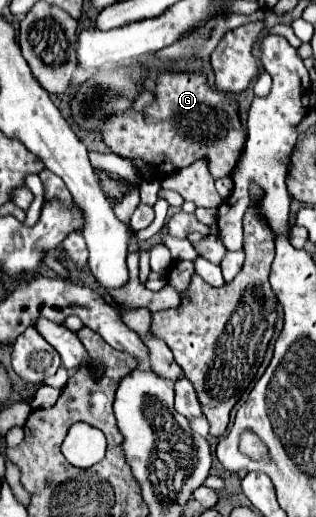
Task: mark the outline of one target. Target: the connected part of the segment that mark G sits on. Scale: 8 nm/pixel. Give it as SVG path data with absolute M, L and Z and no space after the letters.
M160 73L154 103L144 113L130 109L108 117L102 137L114 153L136 161L144 179L162 179L202 157L208 159L210 173L220 179L236 167L244 149L246 131L240 125L236 103L226 93L210 89L204 75Z

